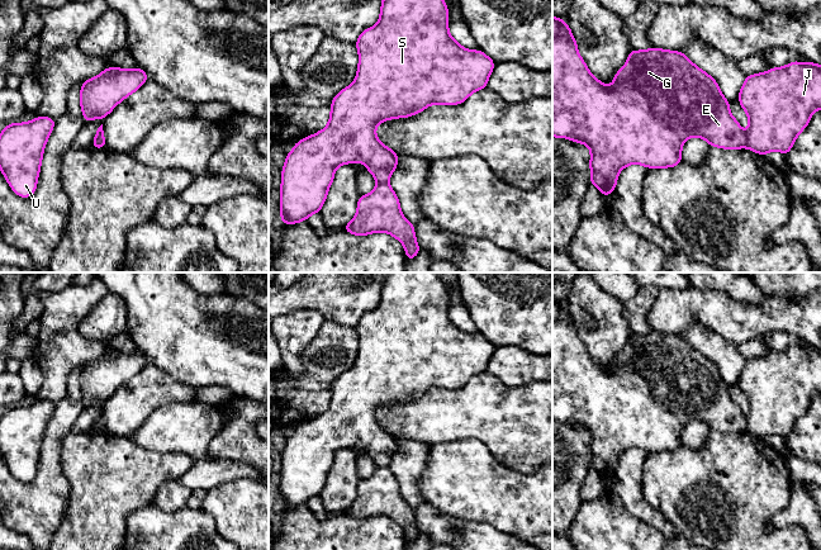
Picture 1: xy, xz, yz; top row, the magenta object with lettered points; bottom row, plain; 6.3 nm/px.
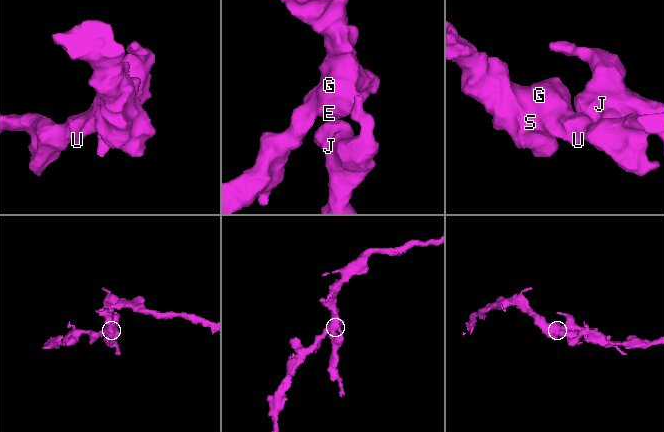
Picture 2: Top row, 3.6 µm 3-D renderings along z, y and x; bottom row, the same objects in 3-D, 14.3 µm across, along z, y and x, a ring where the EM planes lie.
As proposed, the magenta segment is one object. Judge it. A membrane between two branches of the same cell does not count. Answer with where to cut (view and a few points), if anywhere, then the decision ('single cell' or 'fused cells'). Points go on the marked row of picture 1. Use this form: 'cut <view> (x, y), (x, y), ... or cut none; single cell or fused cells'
cut yz (745, 134), (746, 146); fused cells

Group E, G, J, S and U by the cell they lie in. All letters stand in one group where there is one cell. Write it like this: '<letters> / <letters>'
E G S U / J

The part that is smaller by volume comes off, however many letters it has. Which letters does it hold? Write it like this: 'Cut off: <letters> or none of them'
Cut off: J

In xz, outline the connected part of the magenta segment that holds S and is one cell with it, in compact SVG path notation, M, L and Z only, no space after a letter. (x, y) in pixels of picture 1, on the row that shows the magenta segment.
M383 0L376 25L361 32L355 42L359 51L359 67L353 82L341 90L331 104L327 127L300 139L286 155L281 170L280 215L281 224L304 222L319 213L334 179L334 170L360 161L378 182L388 182L398 166L398 153L383 144L375 128L388 120L419 114L432 104L459 105L473 93L487 87L495 62L480 49L469 51L449 33L449 9L445 0Z

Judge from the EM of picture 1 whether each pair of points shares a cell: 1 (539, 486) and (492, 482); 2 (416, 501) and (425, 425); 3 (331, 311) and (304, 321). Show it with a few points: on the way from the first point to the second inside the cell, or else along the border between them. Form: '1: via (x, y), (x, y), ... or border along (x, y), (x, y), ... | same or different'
1: via (527, 486), (503, 484) | same
2: border along (402, 440), (420, 440), (431, 446) | different
3: border along (293, 311), (314, 309), (324, 319) | different

